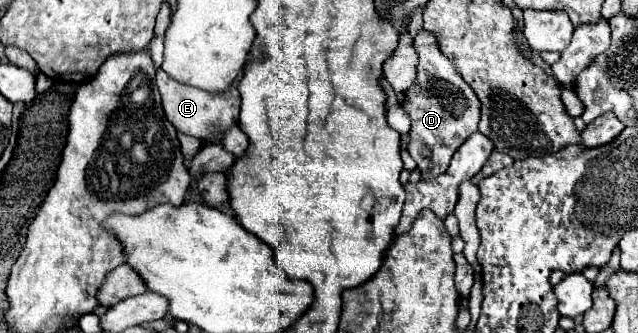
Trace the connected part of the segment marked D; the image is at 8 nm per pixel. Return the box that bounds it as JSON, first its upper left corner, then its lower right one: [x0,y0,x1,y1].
[403,30,479,178]

